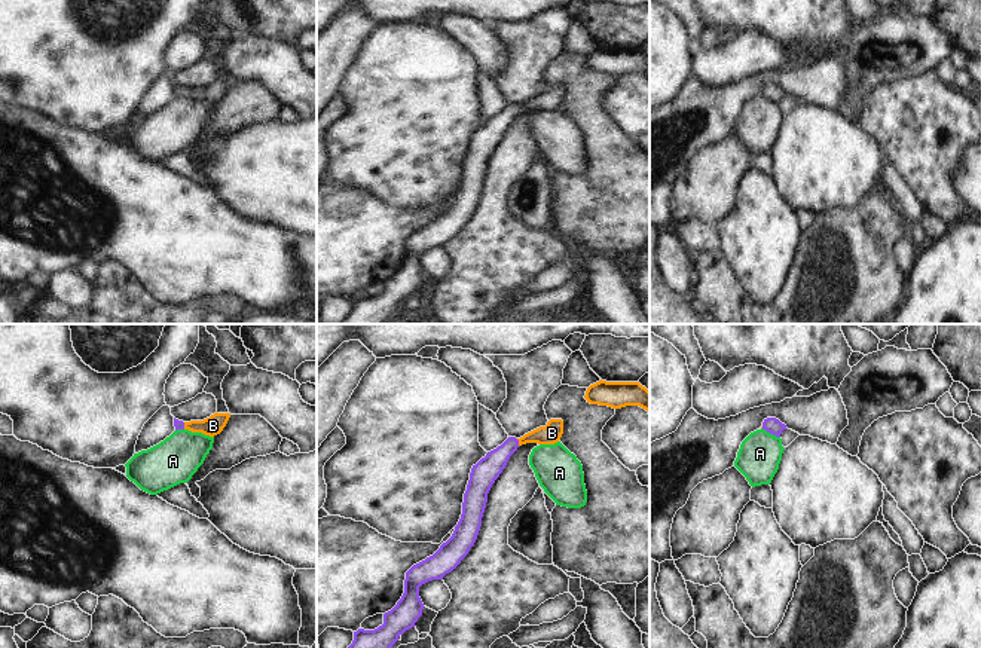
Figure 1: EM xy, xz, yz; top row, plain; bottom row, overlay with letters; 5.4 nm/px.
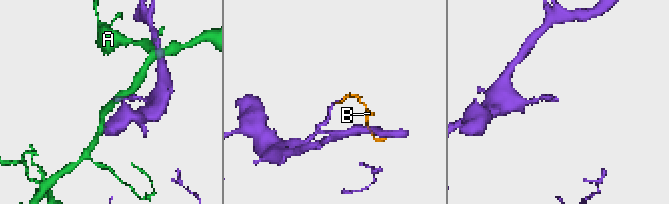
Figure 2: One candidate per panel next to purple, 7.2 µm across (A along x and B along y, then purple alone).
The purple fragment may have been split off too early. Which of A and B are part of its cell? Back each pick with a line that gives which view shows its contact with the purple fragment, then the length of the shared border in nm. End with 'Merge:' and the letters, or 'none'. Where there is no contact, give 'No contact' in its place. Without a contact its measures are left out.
B: Touches purple in xz. Shared border 40 nm
Merge: B

